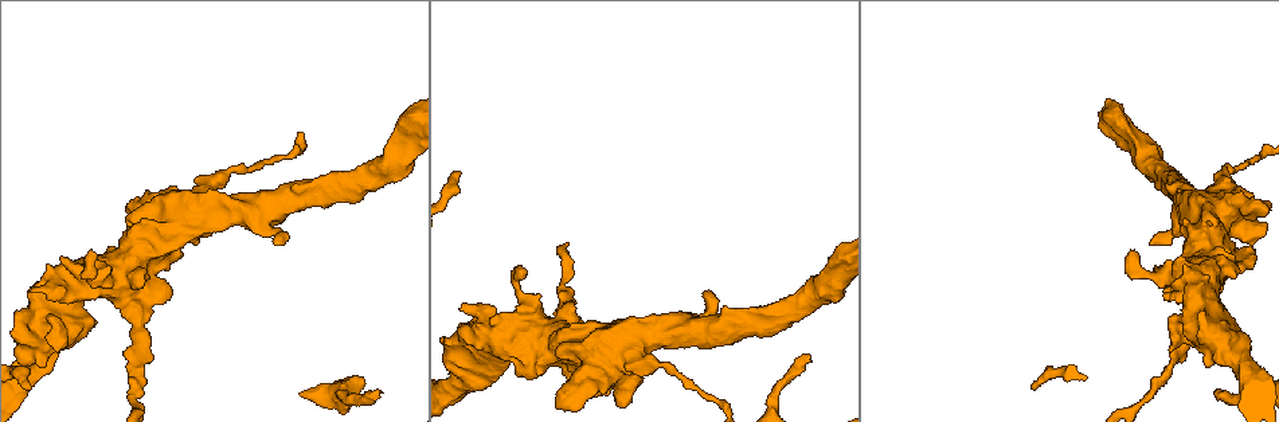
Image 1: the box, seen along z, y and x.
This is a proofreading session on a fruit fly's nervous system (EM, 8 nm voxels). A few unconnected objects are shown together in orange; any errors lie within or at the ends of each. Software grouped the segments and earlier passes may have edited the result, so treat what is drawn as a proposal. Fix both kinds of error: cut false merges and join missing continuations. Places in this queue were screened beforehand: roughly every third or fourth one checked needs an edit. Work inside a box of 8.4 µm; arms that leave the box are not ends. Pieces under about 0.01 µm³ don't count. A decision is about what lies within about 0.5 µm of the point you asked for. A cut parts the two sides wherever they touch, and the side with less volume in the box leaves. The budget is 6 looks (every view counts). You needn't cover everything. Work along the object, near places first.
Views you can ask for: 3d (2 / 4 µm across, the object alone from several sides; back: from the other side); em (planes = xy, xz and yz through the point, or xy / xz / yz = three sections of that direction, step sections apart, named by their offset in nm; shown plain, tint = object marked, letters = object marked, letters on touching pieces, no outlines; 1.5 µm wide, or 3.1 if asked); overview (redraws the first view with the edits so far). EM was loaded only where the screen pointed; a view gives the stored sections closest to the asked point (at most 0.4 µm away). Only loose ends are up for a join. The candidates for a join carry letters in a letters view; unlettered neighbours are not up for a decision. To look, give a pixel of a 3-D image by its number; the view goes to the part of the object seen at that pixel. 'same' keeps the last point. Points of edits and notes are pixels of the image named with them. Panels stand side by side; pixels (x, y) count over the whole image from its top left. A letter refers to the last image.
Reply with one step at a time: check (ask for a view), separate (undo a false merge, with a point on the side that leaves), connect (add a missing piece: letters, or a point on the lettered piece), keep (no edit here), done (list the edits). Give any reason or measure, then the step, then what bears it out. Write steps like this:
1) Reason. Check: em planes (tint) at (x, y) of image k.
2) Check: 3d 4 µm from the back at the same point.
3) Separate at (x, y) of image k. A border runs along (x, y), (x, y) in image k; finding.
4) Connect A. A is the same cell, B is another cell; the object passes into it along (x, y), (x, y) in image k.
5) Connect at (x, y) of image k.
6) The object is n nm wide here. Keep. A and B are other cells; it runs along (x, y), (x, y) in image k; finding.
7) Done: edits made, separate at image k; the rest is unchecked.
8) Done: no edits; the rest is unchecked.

Check: em planes (letters) at (708, 293) of image 1.

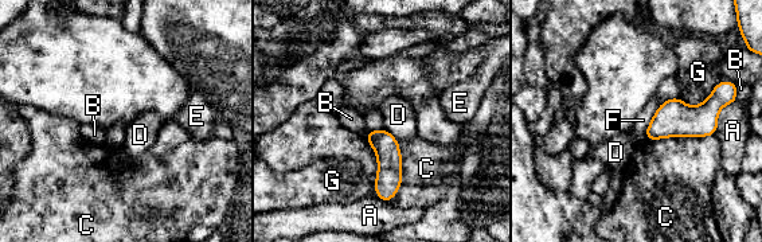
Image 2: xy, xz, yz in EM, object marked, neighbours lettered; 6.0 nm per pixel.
The object is 150 nm wide here. Keep. A, B, C, D, E, F and G are other cells; a border runs along (663, 102), (649, 123), (644, 137) in image 2; no lettered piece goes on from it.

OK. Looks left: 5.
Free end. Check: em planes (tint) at (380, 393) of image 1.

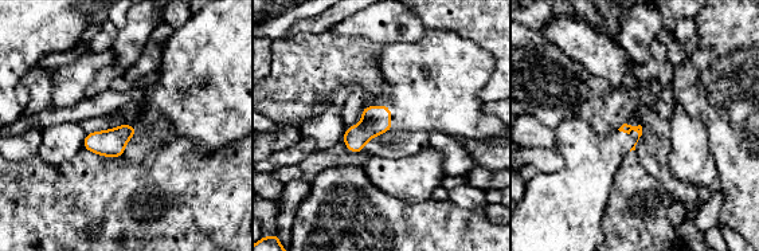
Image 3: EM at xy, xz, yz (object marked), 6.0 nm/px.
Check: em planes (letters) at the same point.

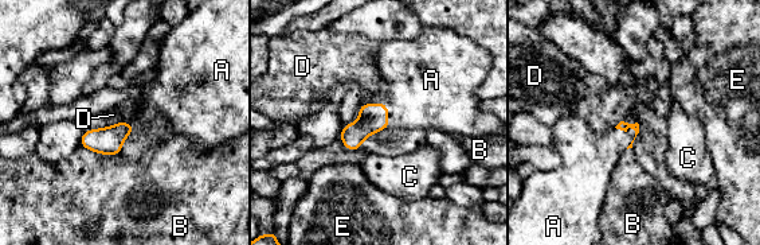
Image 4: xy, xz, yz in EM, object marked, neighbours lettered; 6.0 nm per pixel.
The longest contact is with B, 260 nm. Connect A. A is the same cell, B, C, D and E are other cells; the object passes into it along (622, 125), (634, 129), (599, 151) in image 4; it goes on there.

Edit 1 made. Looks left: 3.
Done: edits made, connect at image 4; the rest is unchecked.

